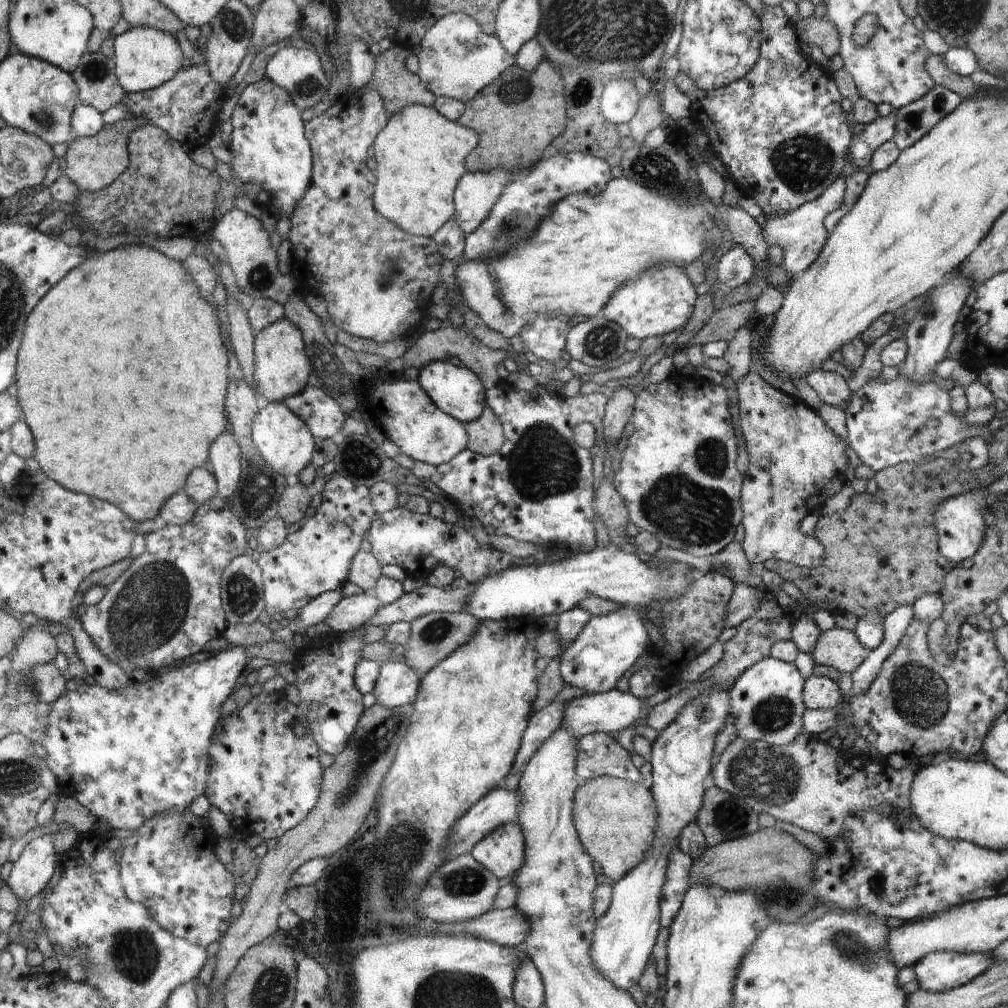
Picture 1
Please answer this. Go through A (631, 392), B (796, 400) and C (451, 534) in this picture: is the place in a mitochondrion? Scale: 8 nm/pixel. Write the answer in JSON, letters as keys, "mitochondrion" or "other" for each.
{"A":"other","B":"other","C":"other"}

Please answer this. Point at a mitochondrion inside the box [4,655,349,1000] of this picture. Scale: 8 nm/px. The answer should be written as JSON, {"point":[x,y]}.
{"point":[135,952]}

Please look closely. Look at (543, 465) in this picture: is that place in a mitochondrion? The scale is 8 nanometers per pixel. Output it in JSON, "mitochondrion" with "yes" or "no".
{"mitochondrion":"yes"}

